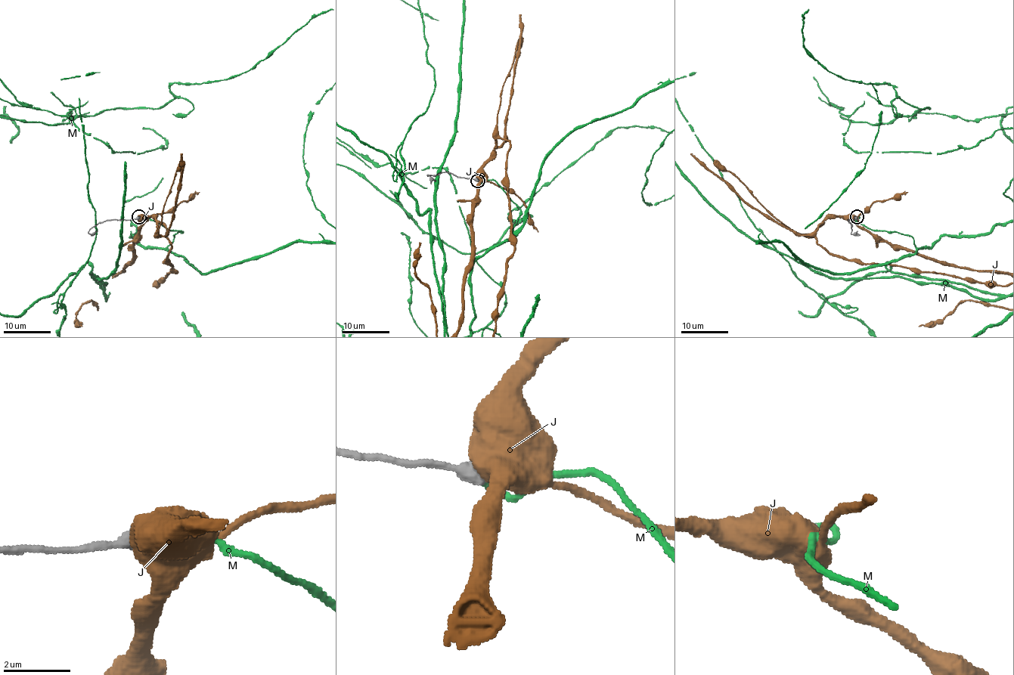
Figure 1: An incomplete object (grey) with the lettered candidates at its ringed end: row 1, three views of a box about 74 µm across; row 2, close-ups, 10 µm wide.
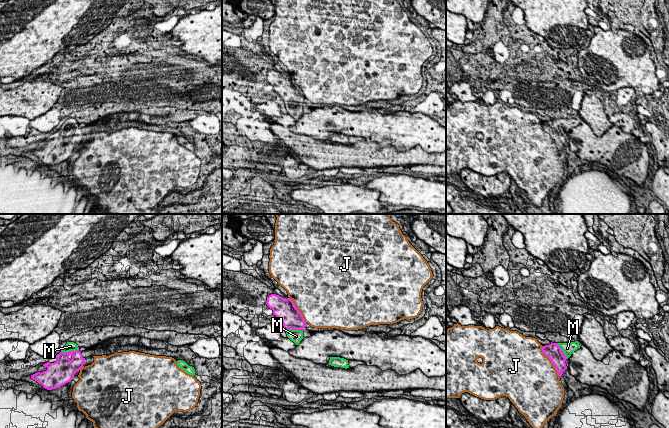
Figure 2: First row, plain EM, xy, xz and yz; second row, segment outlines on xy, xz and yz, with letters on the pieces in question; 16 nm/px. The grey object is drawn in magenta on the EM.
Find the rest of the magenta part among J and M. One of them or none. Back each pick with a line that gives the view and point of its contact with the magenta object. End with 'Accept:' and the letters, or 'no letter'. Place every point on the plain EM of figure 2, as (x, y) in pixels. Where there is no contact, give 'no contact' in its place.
M: contact xy (70, 127)
Accept: M

